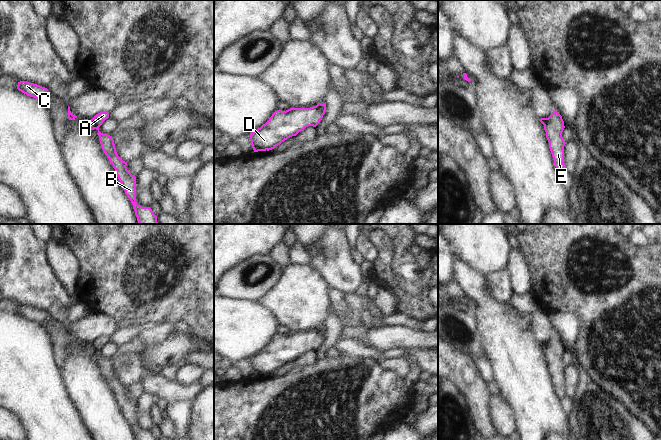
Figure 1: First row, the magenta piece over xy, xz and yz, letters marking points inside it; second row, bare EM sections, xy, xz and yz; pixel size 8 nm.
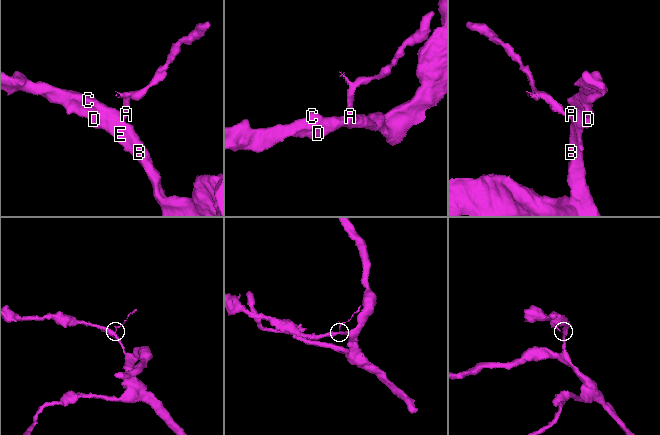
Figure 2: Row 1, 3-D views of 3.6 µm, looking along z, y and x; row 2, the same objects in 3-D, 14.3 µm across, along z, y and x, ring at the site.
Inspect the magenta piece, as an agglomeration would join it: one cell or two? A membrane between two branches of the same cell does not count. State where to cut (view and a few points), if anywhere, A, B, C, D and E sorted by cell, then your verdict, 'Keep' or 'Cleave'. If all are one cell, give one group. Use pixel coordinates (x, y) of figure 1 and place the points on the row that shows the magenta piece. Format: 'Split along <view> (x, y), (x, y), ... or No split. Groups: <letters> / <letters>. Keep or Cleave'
Split along xy (90, 120), (98, 128). Groups: A / B C D E. Cleave

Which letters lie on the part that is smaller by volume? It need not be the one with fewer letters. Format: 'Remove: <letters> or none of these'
Remove: A

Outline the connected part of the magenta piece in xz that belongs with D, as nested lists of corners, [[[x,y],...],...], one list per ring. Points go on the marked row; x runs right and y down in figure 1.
[[[317,106],[277,110],[265,124],[250,133],[252,148],[254,152],[272,150],[306,127],[316,127],[322,118],[323,113]]]

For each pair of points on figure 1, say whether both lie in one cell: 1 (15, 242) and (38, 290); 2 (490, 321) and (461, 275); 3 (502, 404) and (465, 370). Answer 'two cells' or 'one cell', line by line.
1: one cell
2: one cell
3: two cells

